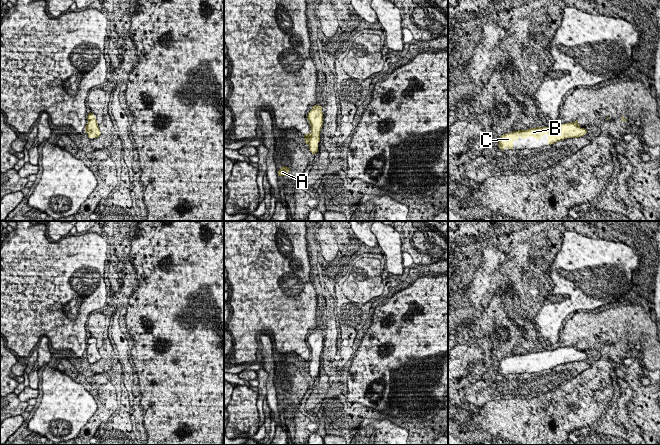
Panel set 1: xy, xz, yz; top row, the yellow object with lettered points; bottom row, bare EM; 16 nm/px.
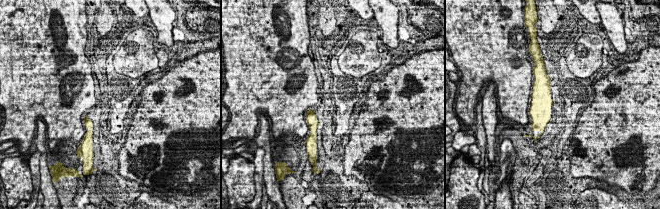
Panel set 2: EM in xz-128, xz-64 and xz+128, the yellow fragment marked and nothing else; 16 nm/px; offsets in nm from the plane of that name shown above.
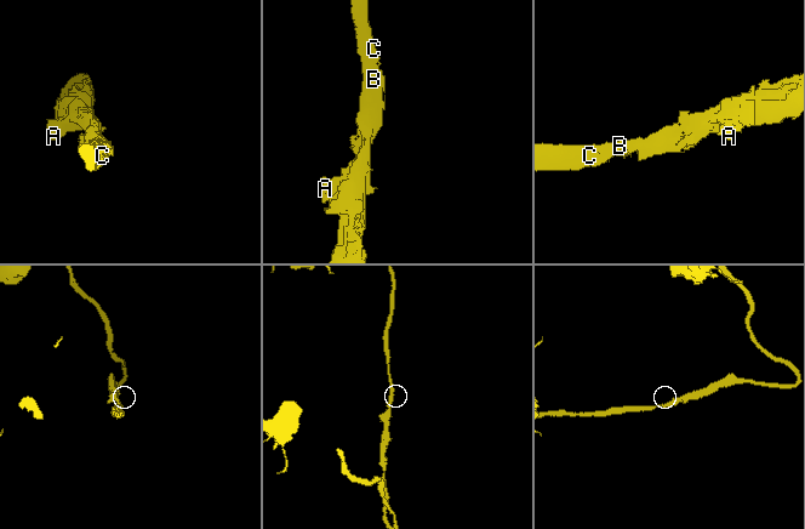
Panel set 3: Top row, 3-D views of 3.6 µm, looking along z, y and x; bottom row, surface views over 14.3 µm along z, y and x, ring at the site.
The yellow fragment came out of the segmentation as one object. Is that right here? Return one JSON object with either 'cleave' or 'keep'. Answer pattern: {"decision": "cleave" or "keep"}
{"decision": "keep"}

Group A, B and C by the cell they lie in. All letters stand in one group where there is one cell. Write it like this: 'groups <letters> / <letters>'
groups A B C

